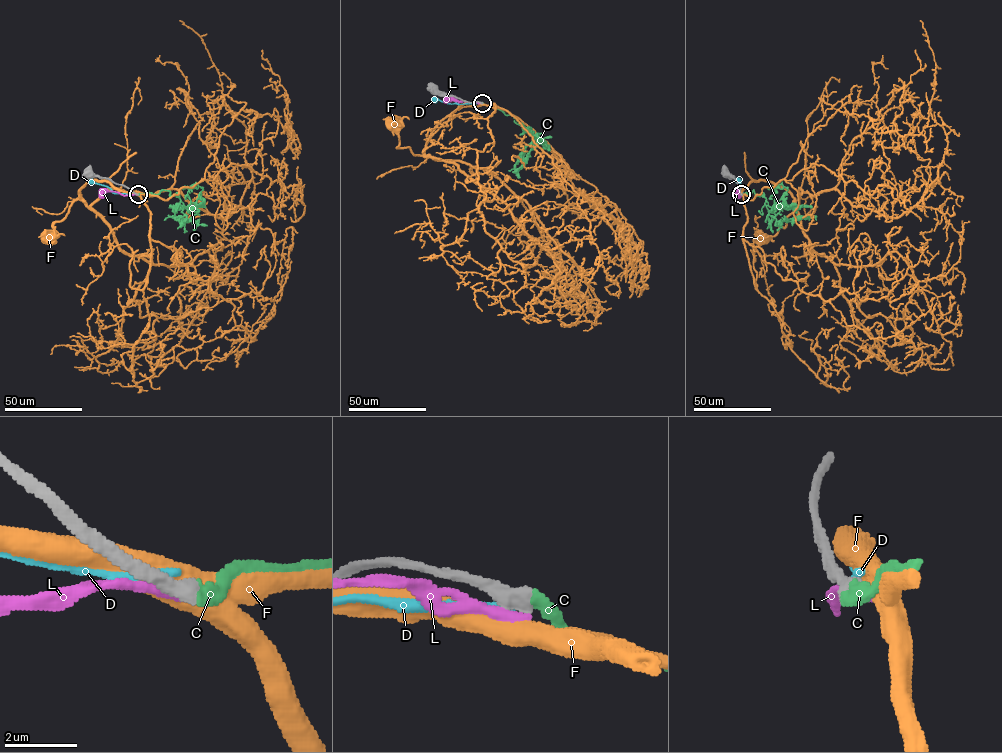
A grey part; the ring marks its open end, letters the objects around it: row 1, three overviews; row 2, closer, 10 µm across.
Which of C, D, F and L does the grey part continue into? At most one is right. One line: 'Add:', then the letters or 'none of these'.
Add: C

